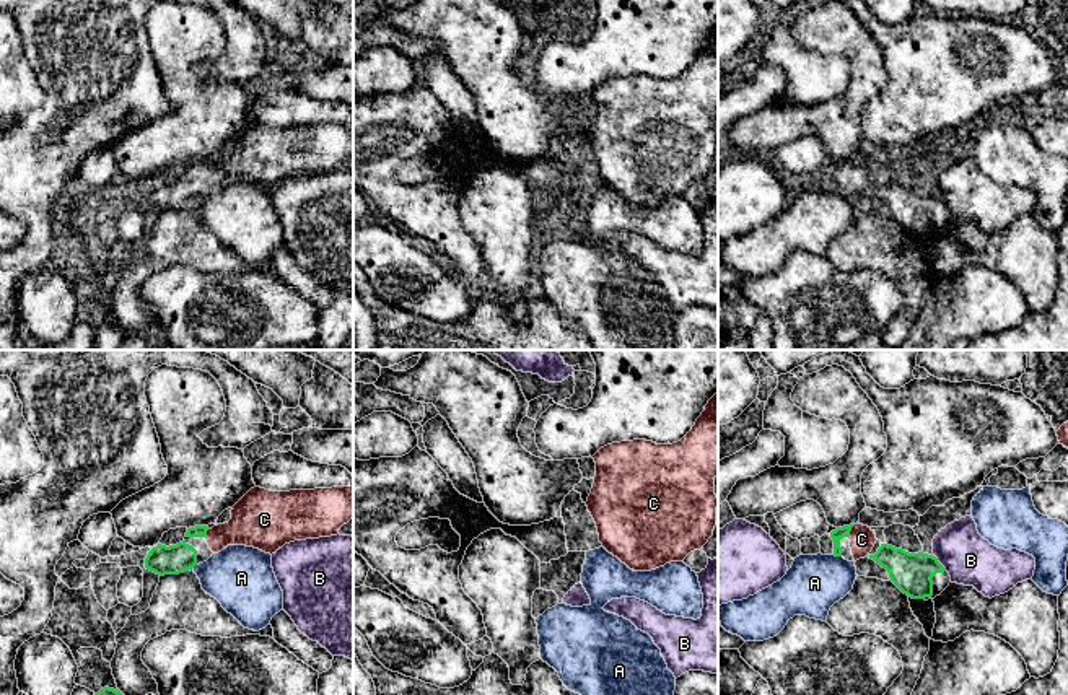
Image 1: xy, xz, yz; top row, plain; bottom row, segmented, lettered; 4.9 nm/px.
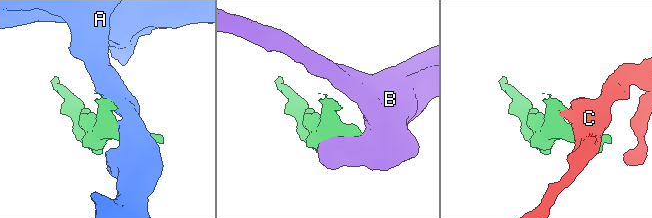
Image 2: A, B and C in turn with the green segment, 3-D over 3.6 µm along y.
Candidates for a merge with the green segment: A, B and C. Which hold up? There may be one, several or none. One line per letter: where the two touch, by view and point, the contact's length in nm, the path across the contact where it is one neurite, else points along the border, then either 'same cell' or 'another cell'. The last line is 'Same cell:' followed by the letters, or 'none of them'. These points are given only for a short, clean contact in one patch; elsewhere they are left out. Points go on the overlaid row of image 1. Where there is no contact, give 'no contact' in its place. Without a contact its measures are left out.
A: meets green in yz at (837, 555); contact 40 nm long; another cell
B: meets green in yz at (940, 563); contact 100 nm long; another cell
C: meets green in yz at (850, 529); contact 80 nm long; runs through yz (839, 533), (850, 529), (862, 539); same cell
Same cell: C

